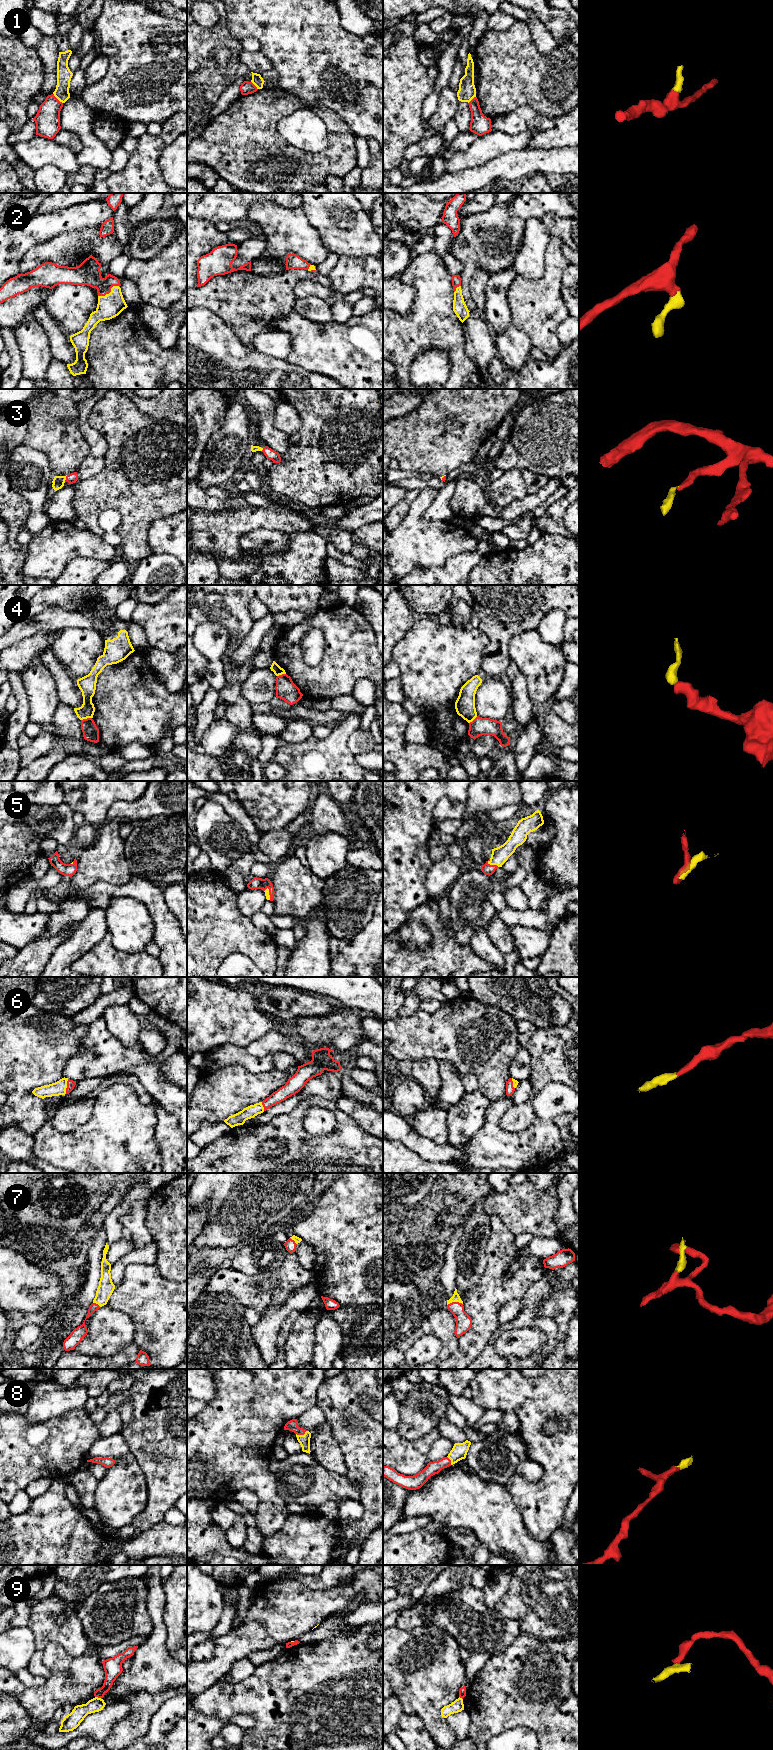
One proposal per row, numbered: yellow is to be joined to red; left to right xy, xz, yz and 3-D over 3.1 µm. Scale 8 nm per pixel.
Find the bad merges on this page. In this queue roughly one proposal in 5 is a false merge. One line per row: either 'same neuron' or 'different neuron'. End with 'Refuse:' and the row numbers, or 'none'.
1: different neuron
2: same neuron
3: same neuron
4: different neuron
5: same neuron
6: same neuron
7: same neuron
8: same neuron
9: different neuron
Refuse: 1, 4, 9

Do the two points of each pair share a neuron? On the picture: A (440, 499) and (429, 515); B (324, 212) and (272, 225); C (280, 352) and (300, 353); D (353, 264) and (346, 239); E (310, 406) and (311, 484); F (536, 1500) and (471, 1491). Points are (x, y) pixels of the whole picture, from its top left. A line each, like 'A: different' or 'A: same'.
A: same
B: different
C: different
D: different
E: same
F: different

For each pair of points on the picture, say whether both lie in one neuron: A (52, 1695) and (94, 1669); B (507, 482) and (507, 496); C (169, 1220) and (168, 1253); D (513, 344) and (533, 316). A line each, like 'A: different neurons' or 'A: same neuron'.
A: same neuron
B: same neuron
C: same neuron
D: different neurons

